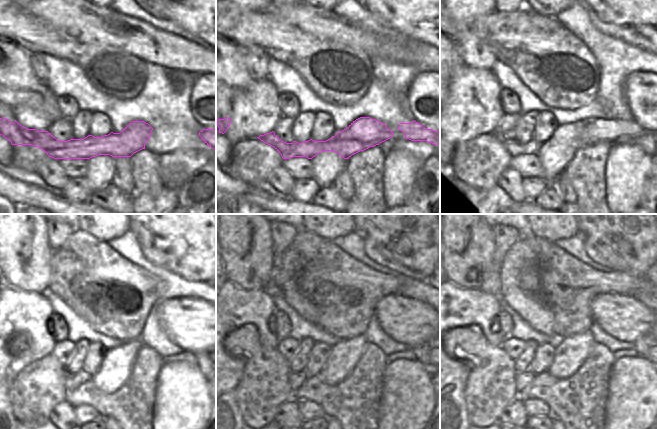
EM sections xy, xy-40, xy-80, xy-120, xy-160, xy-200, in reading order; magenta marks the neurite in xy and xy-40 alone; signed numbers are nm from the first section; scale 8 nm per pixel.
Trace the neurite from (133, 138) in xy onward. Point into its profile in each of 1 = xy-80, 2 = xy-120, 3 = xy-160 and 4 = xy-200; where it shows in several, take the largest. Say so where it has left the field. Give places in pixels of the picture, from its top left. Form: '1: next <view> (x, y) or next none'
1: next xy-80 (591, 131)
2: next xy-120 (72, 380)
3: next xy-160 (296, 380)
4: next xy-200 (522, 380)

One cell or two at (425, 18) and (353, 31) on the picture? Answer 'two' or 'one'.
two

